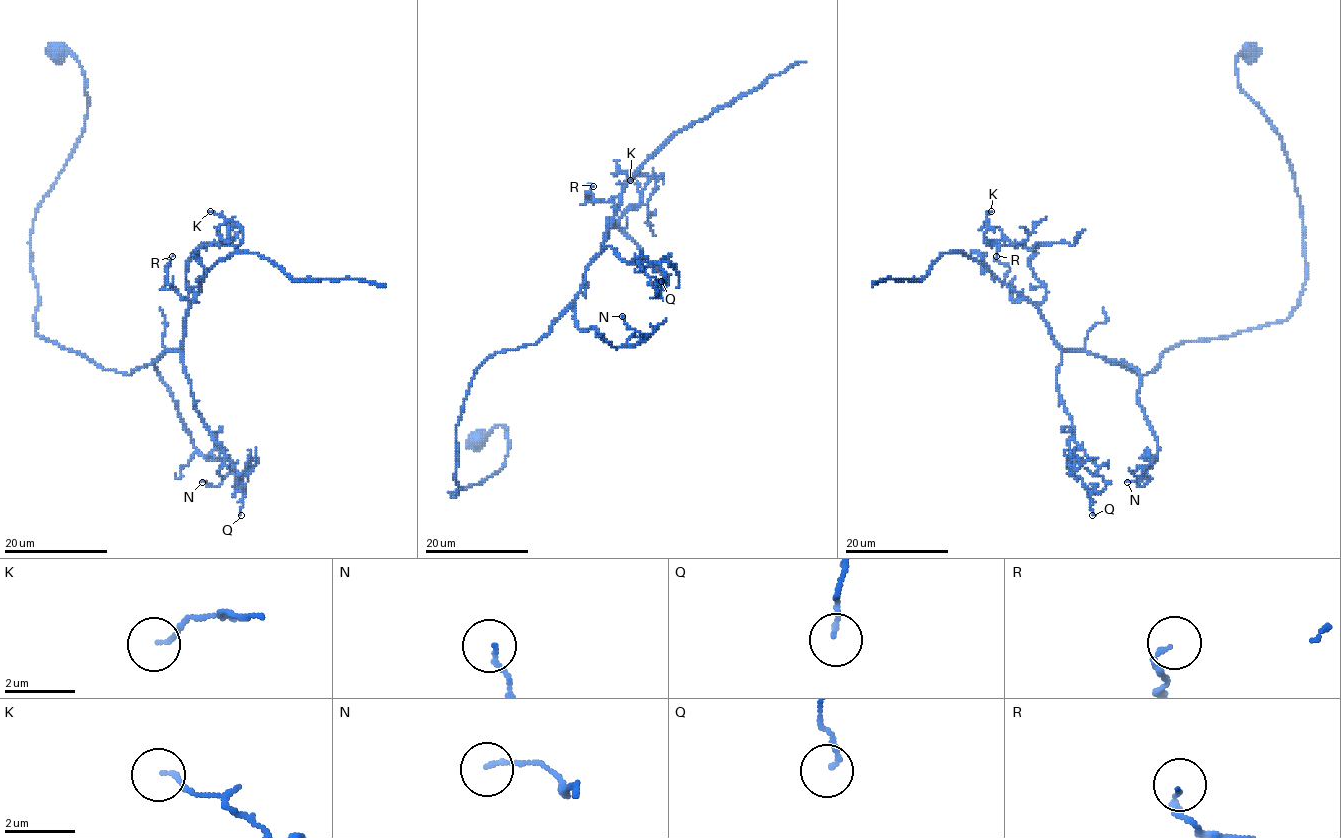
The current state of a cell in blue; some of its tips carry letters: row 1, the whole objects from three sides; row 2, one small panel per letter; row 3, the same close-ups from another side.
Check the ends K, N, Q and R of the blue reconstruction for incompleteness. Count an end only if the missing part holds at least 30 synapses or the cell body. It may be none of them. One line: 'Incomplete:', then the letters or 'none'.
Incomplete: none

